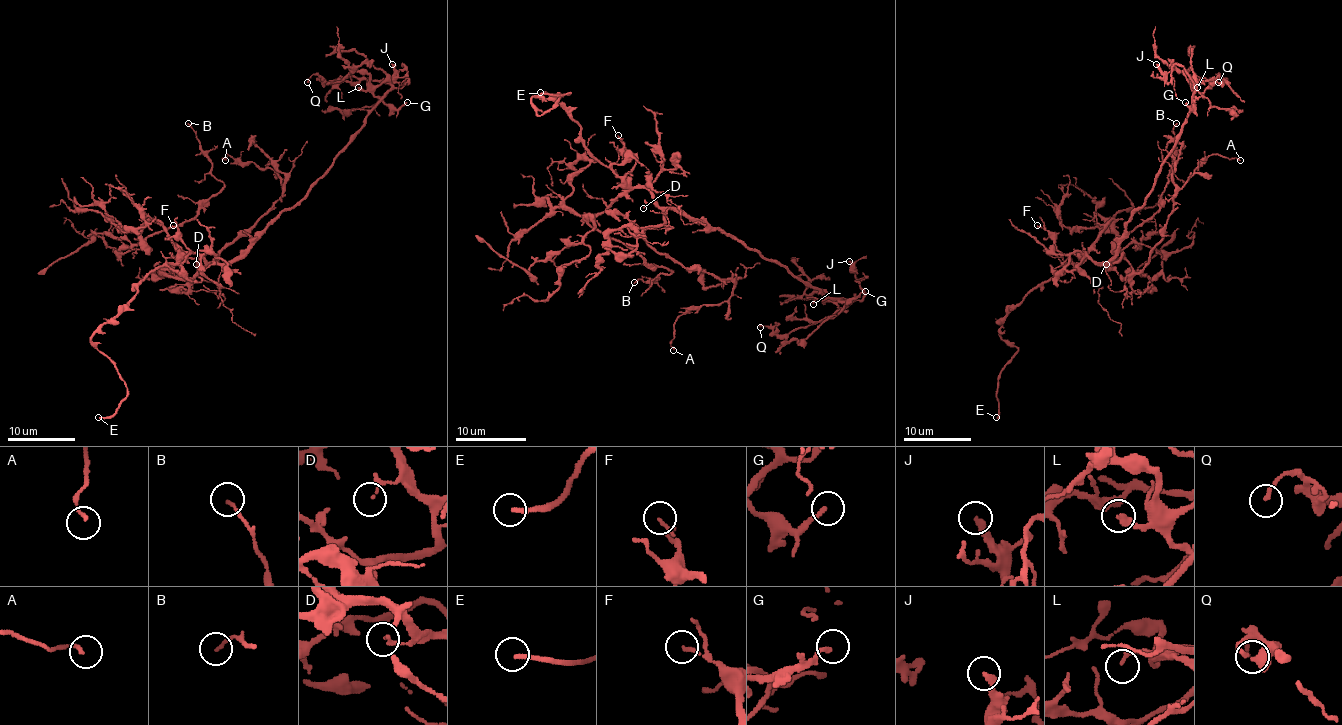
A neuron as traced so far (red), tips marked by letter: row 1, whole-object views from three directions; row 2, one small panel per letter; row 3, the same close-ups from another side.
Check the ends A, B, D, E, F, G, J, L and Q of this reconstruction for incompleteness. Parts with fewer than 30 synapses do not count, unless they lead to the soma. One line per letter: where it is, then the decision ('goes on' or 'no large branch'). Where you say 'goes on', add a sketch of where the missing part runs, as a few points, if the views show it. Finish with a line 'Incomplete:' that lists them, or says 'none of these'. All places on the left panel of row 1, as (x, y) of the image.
A: at (225, 160); no large branch
B: at (188, 123); no large branch
D: at (196, 264); no large branch
E: at (98, 417); goes on
F: at (173, 225); no large branch
G: at (407, 102); no large branch
J: at (392, 64); no large branch
L: at (358, 87); no large branch
Q: at (307, 82); no large branch
Incomplete: E

